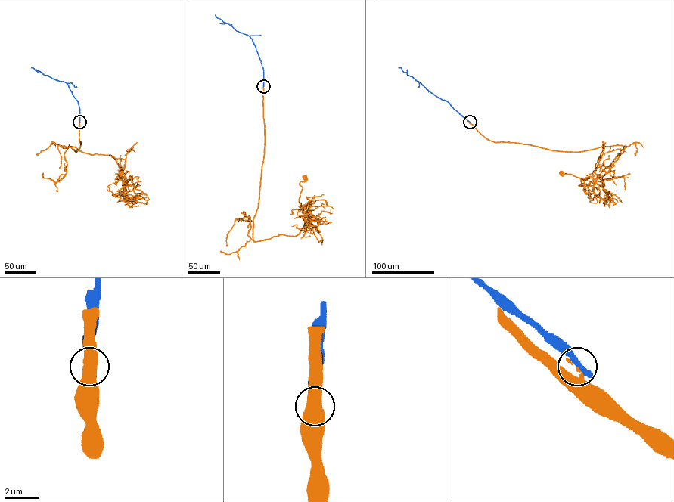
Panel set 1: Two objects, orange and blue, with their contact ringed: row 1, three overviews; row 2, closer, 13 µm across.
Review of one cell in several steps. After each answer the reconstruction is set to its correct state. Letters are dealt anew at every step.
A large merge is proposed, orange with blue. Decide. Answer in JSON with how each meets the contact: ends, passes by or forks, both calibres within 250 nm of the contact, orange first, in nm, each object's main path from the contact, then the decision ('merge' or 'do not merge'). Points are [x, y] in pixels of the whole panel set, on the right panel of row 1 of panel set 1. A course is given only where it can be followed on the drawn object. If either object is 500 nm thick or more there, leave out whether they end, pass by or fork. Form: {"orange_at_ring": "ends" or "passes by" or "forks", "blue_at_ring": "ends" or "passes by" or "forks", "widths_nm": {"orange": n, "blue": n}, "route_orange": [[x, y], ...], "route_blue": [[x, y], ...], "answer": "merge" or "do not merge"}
{"orange_at_ring": "ends", "blue_at_ring": "ends", "widths_nm": {"orange": 170, "blue": 400}, "route_orange": [[470, 122], [486, 137], [495, 142], [566, 151], [625, 147], [610, 170], [599, 178], [582, 179], [561, 173]], "route_blue": [[470, 122], [448, 103], [436, 96], [398, 67]], "answer": "do not merge"}

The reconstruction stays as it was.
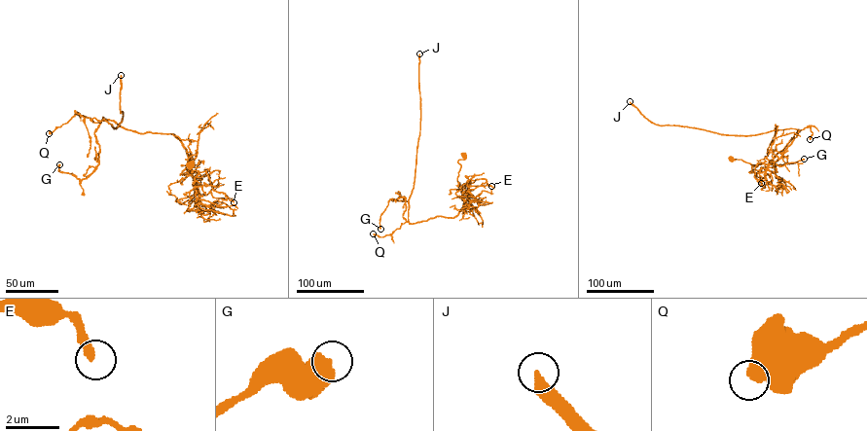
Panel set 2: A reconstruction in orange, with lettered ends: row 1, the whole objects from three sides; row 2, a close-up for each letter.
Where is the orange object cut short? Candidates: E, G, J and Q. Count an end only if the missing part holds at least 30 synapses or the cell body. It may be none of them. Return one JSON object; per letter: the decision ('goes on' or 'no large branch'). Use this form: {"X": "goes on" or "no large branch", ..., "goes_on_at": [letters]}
{"E": "no large branch", "G": "no large branch", "J": "goes on", "Q": "no large branch", "goes_on_at": ["J"]}

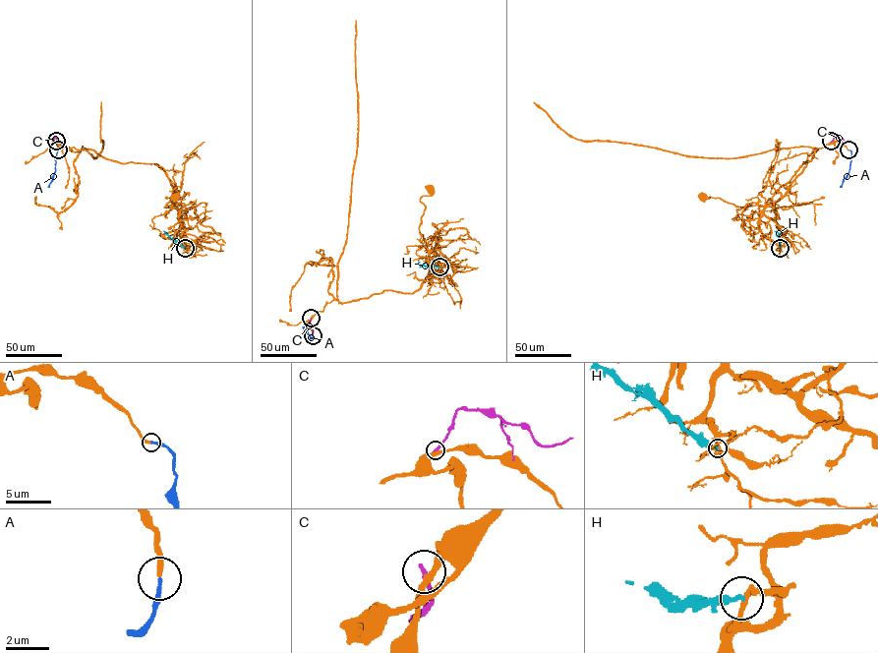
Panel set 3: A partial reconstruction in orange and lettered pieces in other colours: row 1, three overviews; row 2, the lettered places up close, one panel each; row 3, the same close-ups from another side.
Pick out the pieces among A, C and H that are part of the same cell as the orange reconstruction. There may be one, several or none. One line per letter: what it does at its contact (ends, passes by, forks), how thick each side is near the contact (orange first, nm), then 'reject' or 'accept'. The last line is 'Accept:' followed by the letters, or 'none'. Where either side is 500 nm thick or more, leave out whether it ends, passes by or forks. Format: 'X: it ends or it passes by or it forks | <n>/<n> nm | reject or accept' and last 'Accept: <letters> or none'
A: it ends | 240/200 nm | accept
C: it ends | 280/240 nm | reject
H: it ends | 240/240 nm | reject
Accept: A

